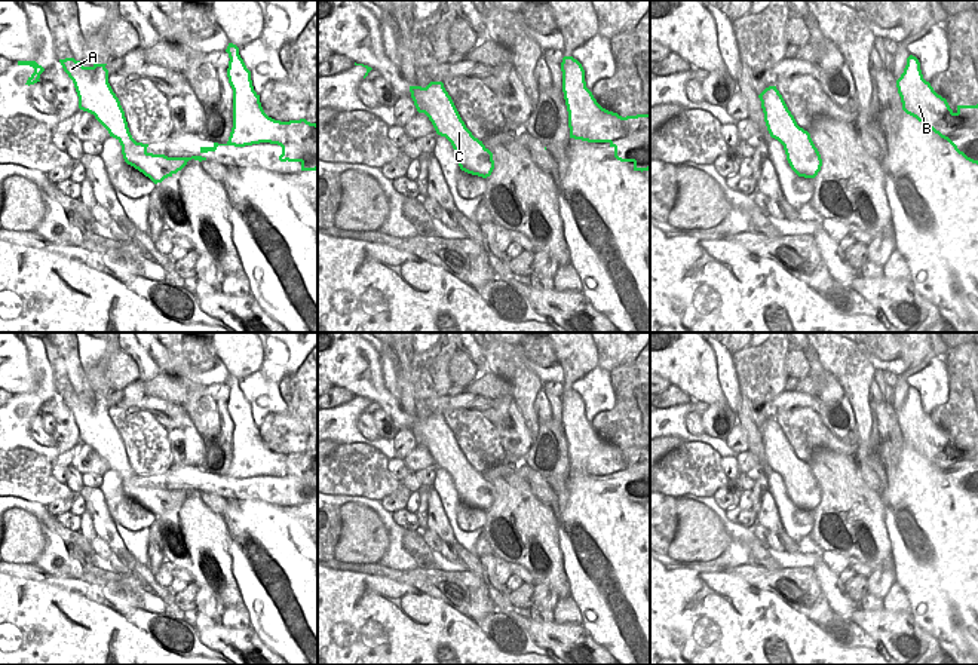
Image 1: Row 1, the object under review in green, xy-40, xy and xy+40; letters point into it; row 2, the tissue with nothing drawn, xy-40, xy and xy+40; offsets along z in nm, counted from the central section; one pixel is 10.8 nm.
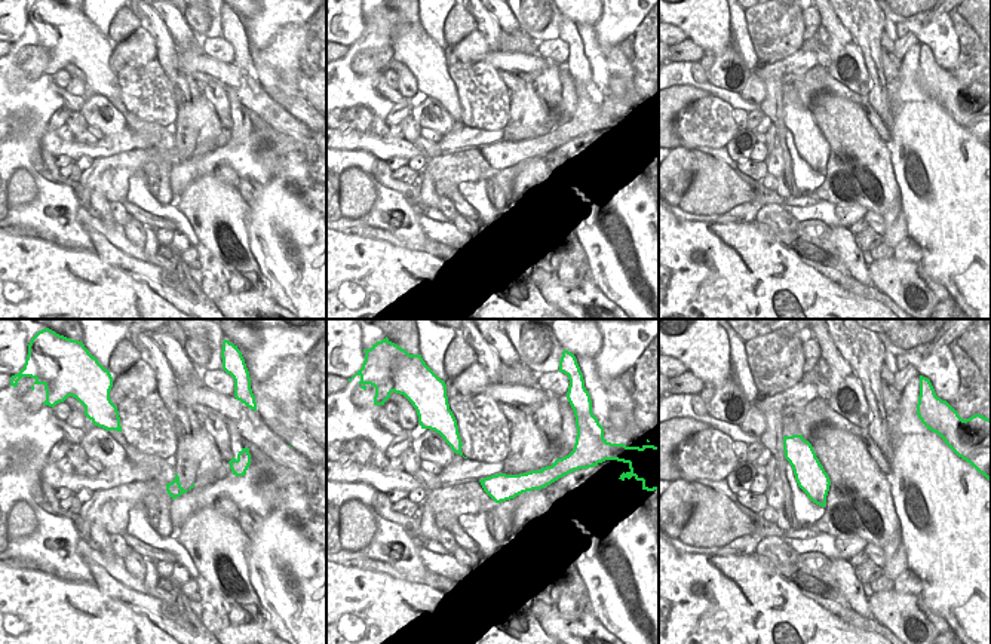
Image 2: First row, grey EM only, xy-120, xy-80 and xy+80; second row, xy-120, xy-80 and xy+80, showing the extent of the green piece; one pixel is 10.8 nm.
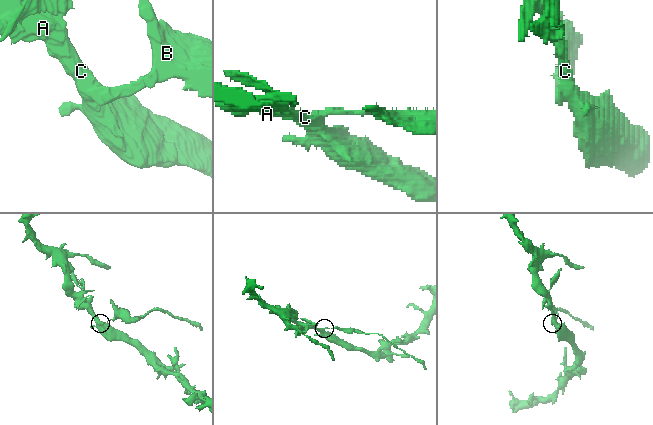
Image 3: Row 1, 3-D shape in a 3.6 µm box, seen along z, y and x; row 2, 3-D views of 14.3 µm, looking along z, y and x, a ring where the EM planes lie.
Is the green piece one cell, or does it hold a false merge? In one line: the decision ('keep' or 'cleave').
keep

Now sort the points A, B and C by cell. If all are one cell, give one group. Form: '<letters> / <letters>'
A B C

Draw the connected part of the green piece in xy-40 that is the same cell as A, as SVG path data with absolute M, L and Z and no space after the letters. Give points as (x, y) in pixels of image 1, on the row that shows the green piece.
M74 58L59 59L59 62L74 83L79 108L93 114L110 137L120 142L125 162L142 172L154 184L181 171L191 159L206 160L202 156L168 157L148 153L148 144L137 142L129 132L125 111L108 83L107 64L93 61L92 67L85 67L83 61Z

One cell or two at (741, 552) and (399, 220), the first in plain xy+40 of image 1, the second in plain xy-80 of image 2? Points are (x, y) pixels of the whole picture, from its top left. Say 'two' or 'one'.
one

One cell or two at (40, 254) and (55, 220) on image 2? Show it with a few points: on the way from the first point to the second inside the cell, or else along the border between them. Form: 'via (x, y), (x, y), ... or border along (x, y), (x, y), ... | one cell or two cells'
border along (42, 238), (61, 247), (80, 250) | two cells

